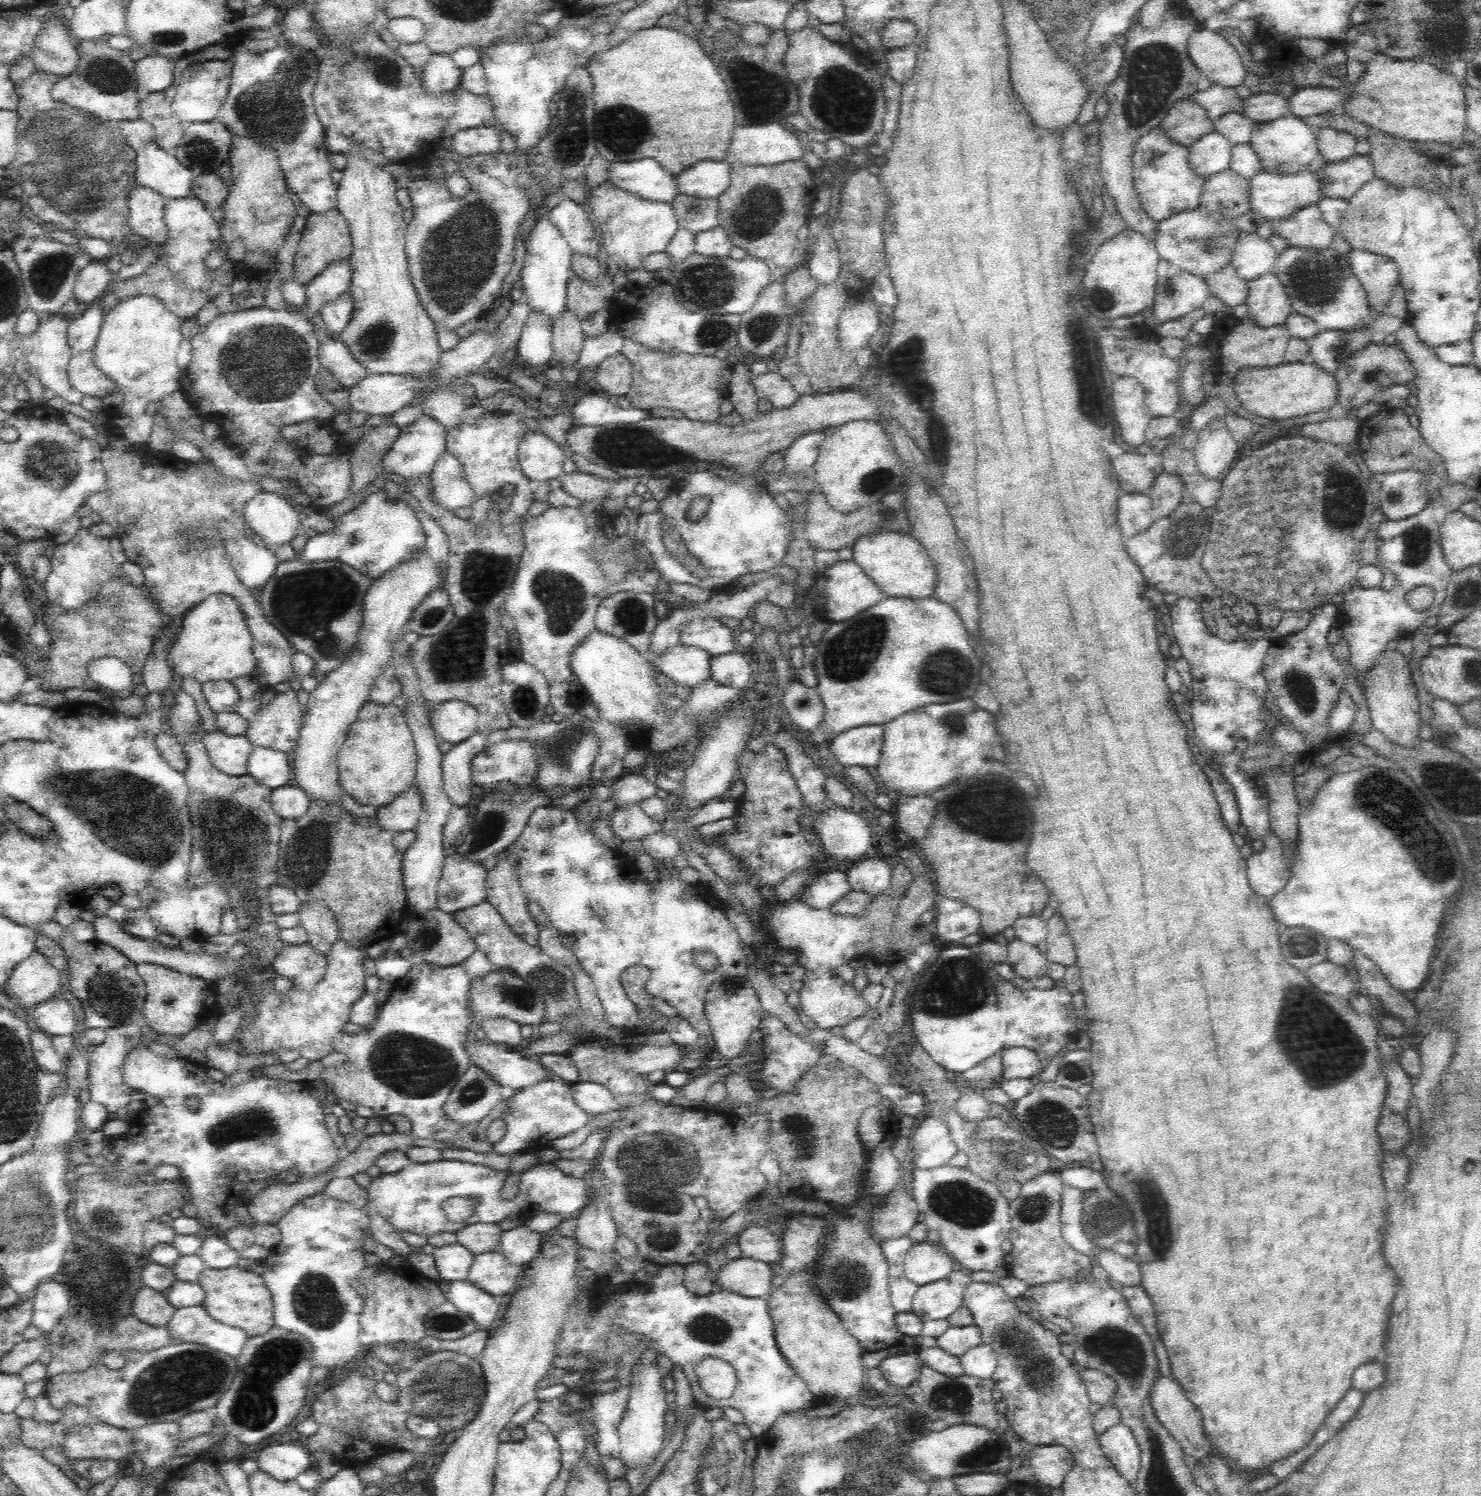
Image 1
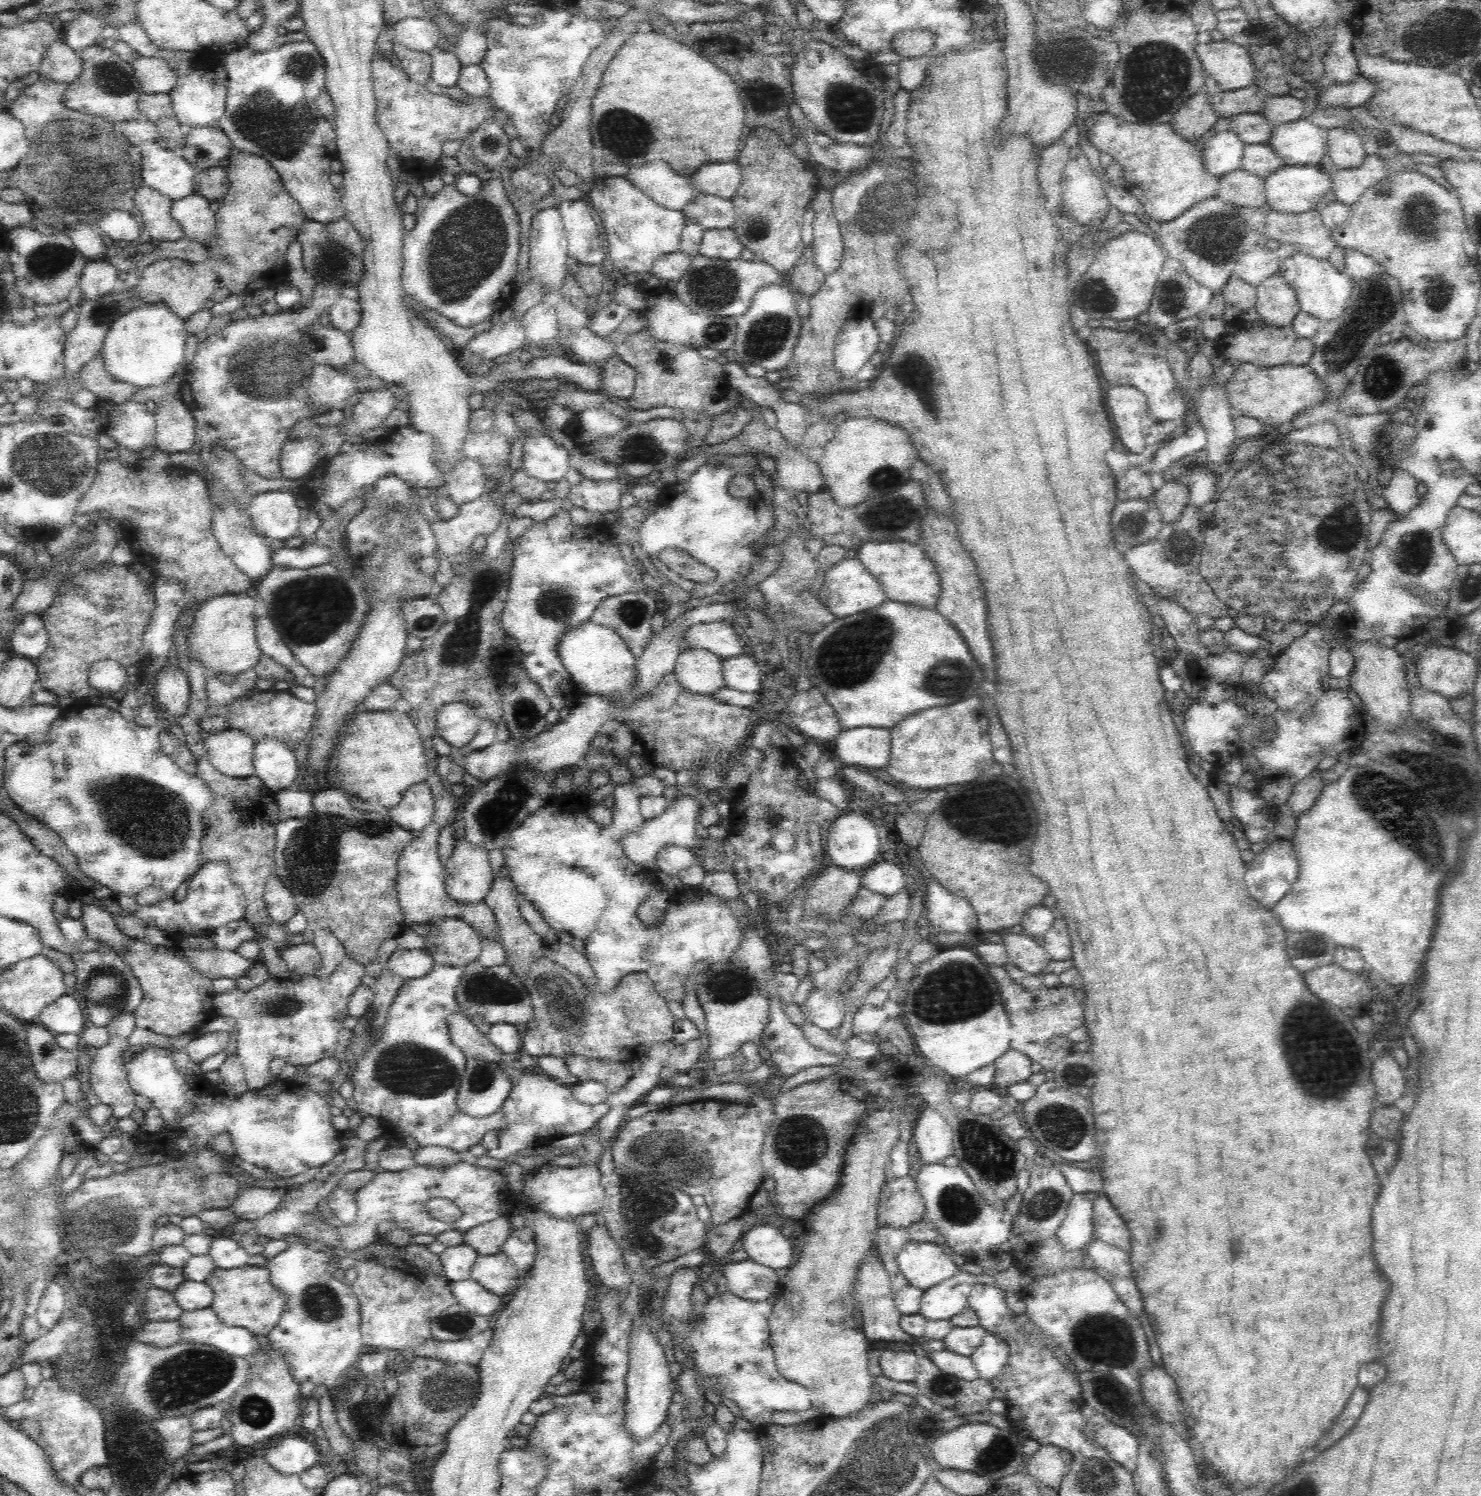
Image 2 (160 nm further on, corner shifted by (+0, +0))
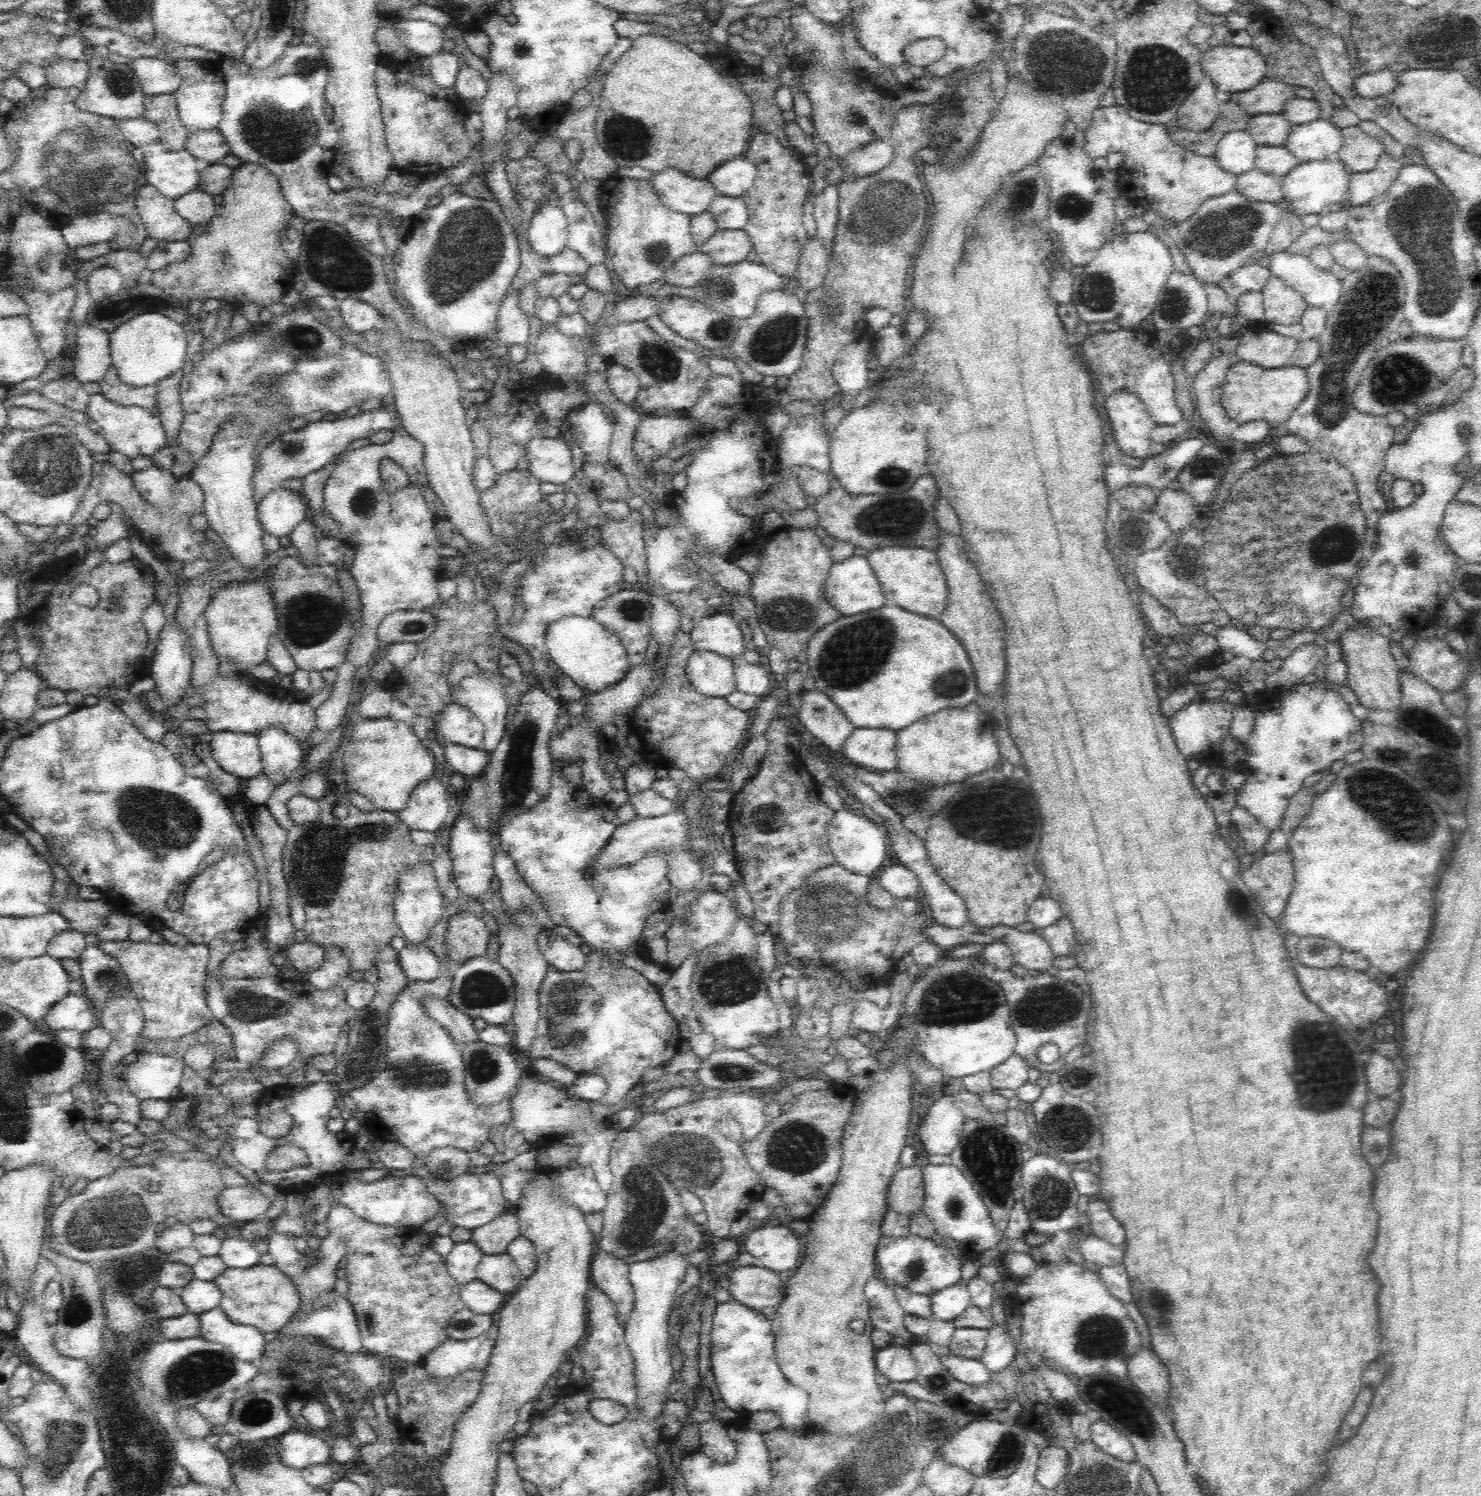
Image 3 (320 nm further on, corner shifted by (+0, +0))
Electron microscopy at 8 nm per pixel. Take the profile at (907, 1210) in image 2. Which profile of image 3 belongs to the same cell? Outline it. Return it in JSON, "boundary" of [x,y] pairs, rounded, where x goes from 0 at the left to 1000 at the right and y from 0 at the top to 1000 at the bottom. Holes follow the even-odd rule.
{"boundary":[[[621,778],[604,783],[598,797],[600,808],[614,814],[623,807],[624,801],[625,795]]]}

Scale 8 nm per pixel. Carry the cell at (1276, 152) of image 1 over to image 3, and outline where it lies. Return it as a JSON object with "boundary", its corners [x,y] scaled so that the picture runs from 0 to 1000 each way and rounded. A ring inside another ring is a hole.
{"boundary":[[[891,78],[883,83],[871,86],[868,99],[878,108],[894,108],[900,106],[907,99],[907,92],[901,82]]]}

